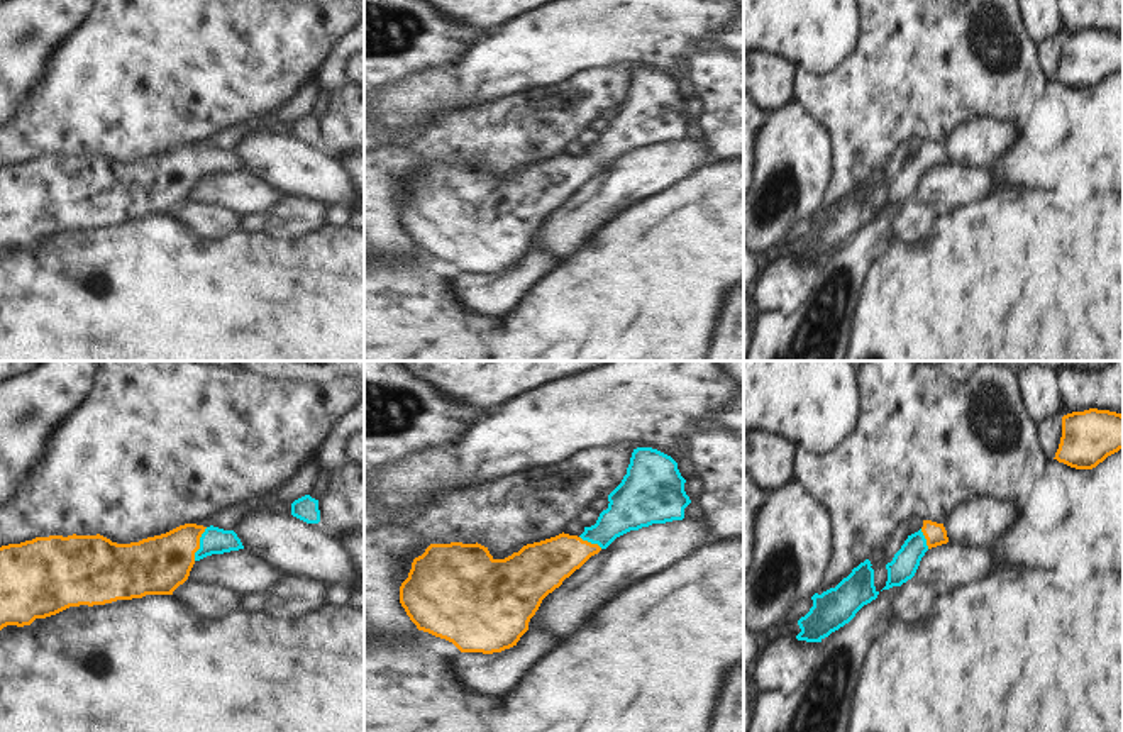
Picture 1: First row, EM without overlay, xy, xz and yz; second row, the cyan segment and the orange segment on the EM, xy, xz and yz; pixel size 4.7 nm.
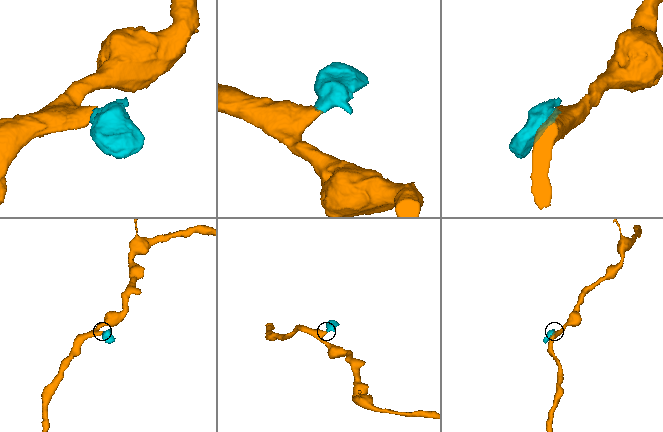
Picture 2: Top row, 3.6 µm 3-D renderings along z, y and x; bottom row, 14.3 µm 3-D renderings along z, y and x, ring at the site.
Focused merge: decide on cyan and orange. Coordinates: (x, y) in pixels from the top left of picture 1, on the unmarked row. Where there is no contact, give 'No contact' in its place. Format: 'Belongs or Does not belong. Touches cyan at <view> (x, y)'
Belongs. Touches cyan at xy (200, 165).

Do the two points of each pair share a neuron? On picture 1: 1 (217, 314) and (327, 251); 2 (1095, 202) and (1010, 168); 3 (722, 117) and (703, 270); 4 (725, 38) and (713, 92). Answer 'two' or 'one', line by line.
1: one
2: two
3: two
4: two

